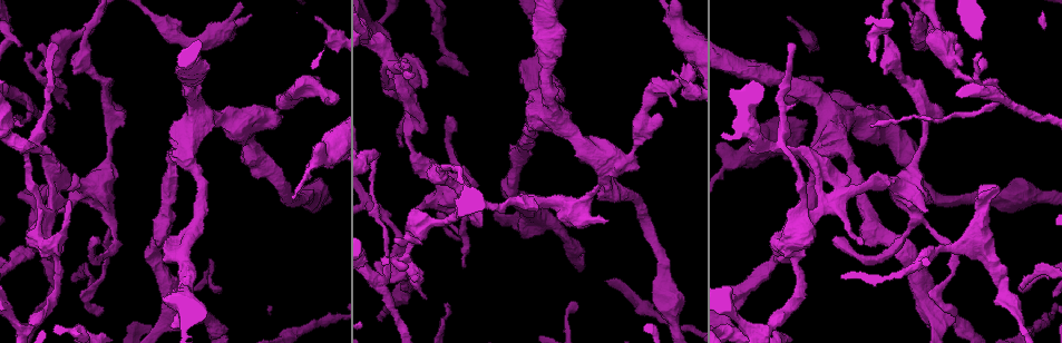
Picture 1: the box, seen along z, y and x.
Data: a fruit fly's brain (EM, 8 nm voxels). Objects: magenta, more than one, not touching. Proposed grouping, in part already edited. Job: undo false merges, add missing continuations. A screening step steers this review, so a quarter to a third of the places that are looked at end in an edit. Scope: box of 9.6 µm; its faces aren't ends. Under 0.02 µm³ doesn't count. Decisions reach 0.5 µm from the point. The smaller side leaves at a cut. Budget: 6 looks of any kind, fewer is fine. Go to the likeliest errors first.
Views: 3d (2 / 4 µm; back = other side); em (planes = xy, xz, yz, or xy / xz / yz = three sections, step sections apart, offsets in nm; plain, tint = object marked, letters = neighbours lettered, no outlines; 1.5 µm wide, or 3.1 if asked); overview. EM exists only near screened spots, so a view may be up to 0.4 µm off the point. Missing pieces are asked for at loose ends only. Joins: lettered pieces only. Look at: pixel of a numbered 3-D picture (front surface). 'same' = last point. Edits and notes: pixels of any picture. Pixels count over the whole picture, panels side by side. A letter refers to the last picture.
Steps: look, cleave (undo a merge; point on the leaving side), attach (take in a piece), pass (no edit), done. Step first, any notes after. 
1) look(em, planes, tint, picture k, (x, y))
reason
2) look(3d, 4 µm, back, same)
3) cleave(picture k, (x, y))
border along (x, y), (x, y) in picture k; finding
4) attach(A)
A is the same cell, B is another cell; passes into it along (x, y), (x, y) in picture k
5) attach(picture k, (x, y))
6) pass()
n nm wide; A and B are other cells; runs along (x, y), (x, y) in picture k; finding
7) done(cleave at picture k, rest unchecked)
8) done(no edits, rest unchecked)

look(em, xy, step 8, letters, picture 1, (957, 313))
an open end

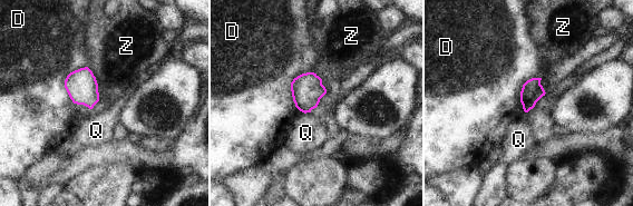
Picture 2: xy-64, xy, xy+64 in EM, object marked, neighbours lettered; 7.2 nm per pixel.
look(em, planes, letters, same)

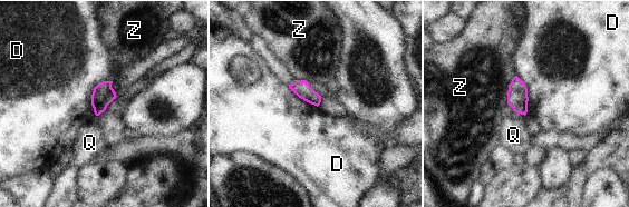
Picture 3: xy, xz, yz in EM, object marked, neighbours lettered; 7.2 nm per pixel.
pass()
D, Q and Z are other cells; no lettered piece goes on from it

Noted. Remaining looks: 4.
look(em, planes, letters, picture 1, (794, 42))
an open end

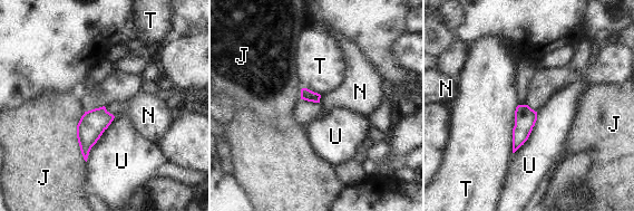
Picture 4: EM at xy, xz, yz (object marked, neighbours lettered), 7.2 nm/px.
pass()
J, N, T and U are other cells; border along (105, 107), (114, 116) in picture 4; none of them fits

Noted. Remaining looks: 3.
look(em, planes, letters, picture 1, (673, 72))
branch stops here

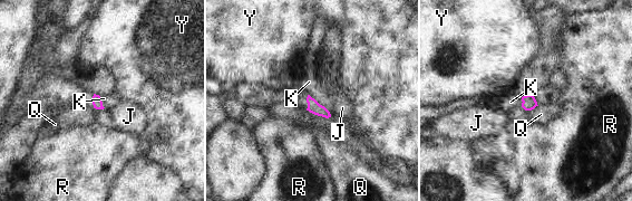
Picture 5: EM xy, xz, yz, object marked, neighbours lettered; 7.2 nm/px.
pass()
J, K, Q, R and Y are other cells; border along (309, 94), (331, 115) in picture 5; none of them fits

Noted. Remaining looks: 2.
done(no edits, rest unchecked)

